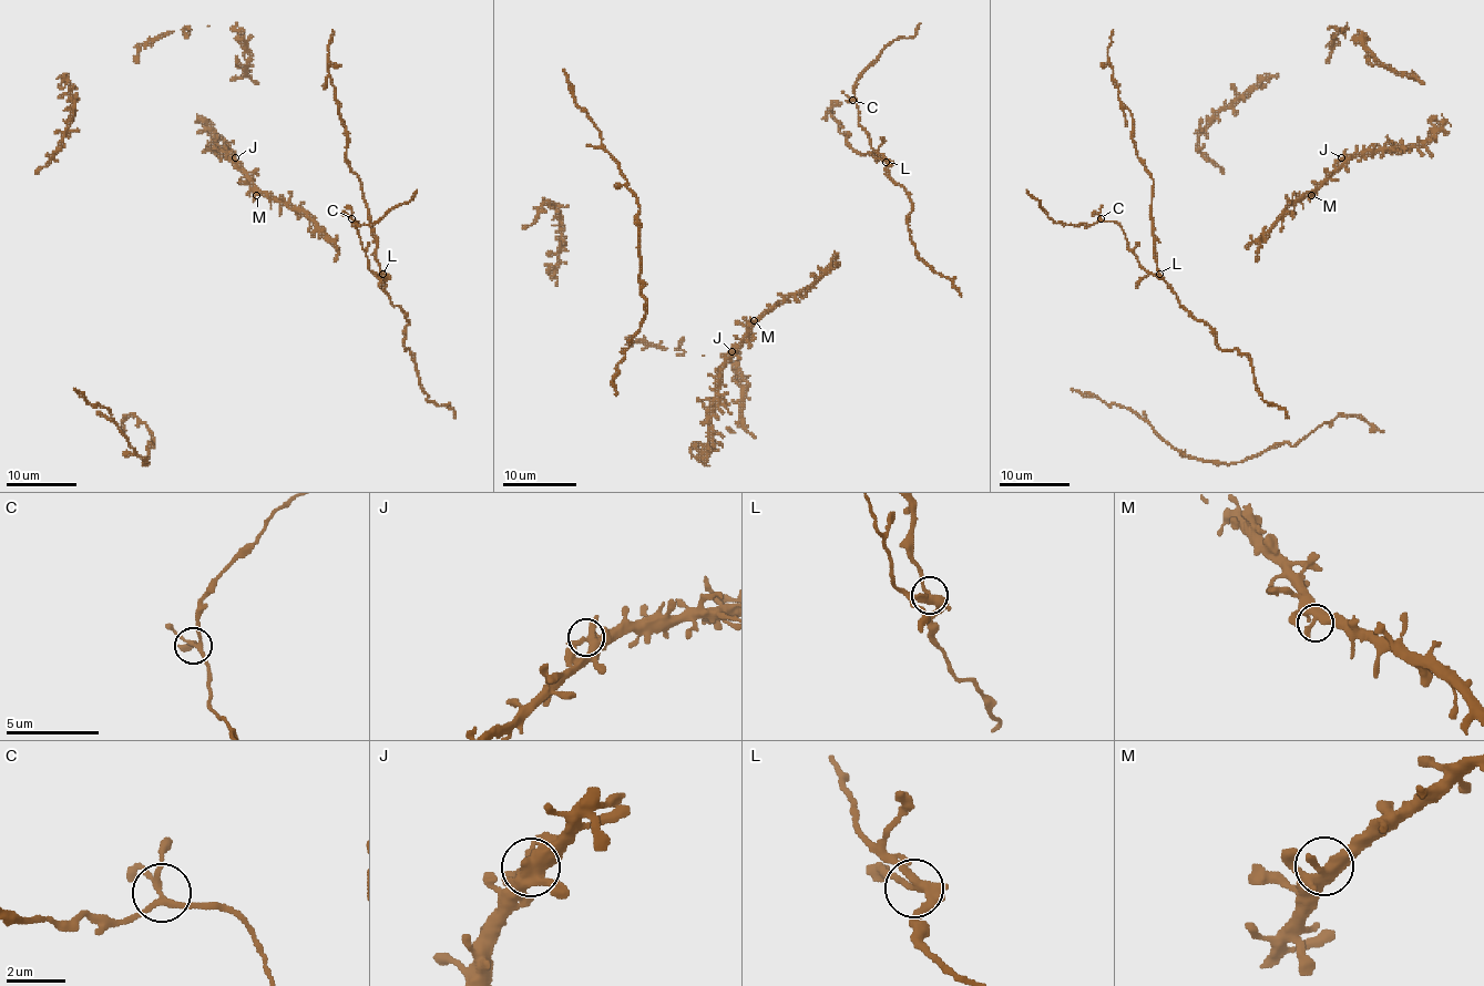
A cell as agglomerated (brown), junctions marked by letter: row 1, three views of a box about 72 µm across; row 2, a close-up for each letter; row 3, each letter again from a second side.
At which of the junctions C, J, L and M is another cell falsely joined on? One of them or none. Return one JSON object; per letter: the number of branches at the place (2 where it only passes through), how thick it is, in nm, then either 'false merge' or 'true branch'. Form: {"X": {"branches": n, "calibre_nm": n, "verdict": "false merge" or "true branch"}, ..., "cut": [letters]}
{"C": {"branches": 4, "calibre_nm": 190, "verdict": "true branch"}, "J": {"branches": 4, "calibre_nm": 320, "verdict": "true branch"}, "L": {"branches": 4, "calibre_nm": 300, "verdict": "false merge"}, "M": {"branches": 3, "calibre_nm": 340, "verdict": "true branch"}, "cut": ["L"]}

